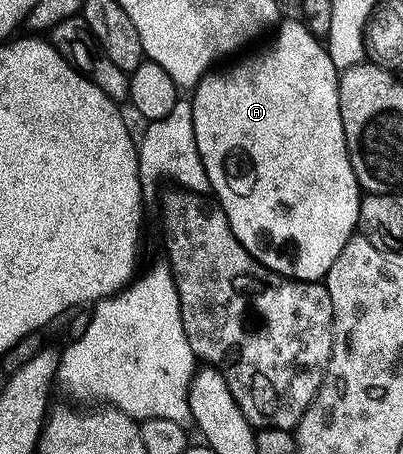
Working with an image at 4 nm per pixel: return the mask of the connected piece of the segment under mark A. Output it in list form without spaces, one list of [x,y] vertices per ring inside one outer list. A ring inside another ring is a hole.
[[[297,18],[279,22],[276,28],[278,36],[271,47],[263,49],[259,55],[250,55],[223,71],[211,69],[206,76],[192,88],[192,125],[196,129],[196,149],[200,149],[200,157],[204,161],[204,169],[208,173],[210,191],[213,198],[224,209],[228,217],[228,225],[248,249],[248,253],[258,263],[263,263],[268,270],[278,275],[285,275],[287,279],[303,279],[309,283],[325,280],[328,269],[332,269],[332,261],[340,257],[340,249],[348,245],[348,241],[355,238],[358,225],[358,210],[361,207],[362,195],[358,186],[358,178],[350,164],[346,138],[344,137],[344,125],[340,121],[340,93],[338,92],[338,77],[340,69],[332,61],[332,57],[326,51],[325,42],[317,39],[306,28],[305,22]]]

